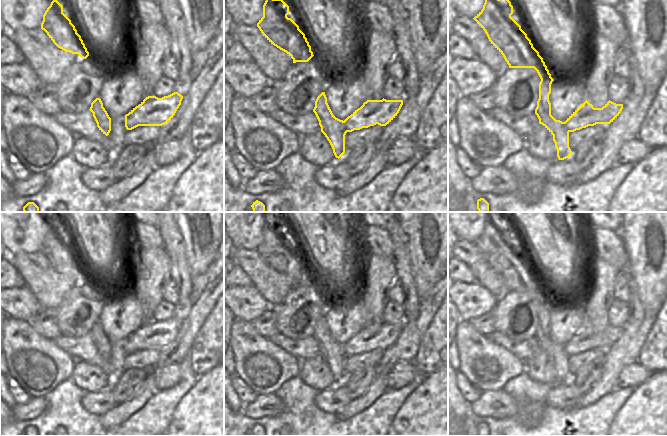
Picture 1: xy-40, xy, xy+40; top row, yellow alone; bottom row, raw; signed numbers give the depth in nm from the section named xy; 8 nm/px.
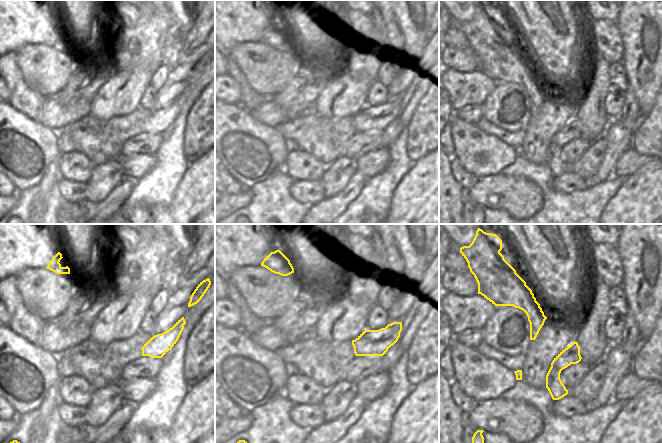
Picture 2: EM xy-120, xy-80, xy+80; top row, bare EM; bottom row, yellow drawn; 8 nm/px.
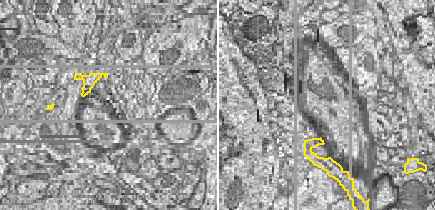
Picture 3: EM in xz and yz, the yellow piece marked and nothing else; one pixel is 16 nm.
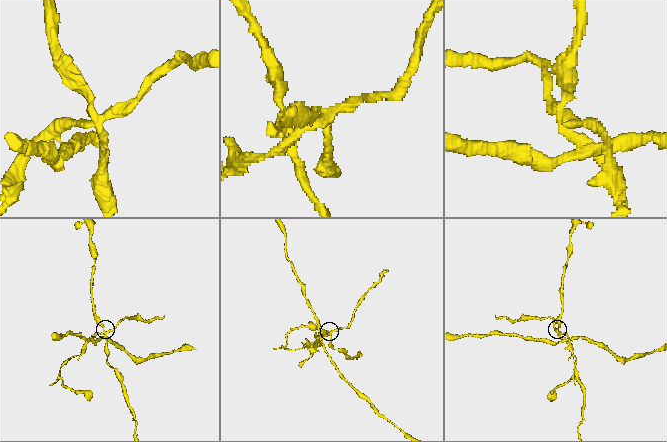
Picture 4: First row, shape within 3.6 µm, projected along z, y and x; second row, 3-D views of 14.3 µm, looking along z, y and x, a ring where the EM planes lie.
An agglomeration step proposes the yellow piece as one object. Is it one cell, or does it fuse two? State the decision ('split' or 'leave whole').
split

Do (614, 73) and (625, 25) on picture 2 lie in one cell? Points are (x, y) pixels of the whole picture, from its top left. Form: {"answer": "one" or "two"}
{"answer": "two"}

